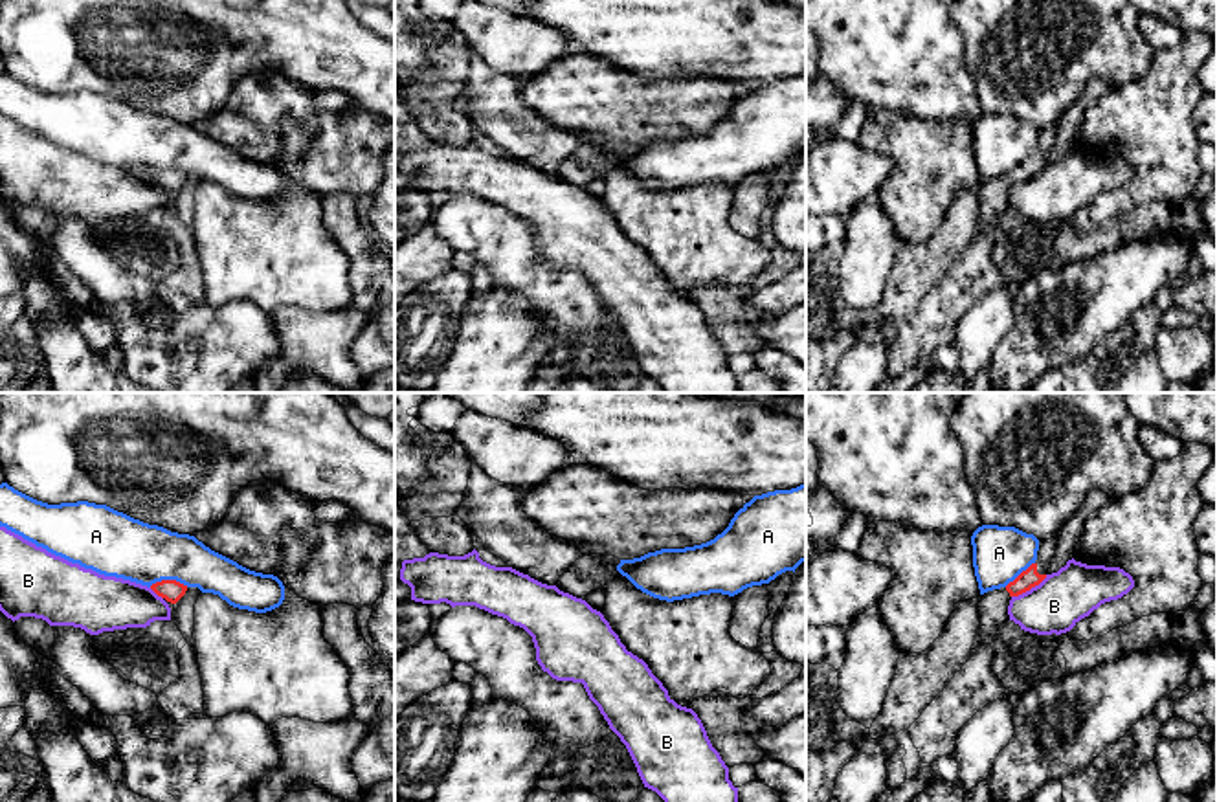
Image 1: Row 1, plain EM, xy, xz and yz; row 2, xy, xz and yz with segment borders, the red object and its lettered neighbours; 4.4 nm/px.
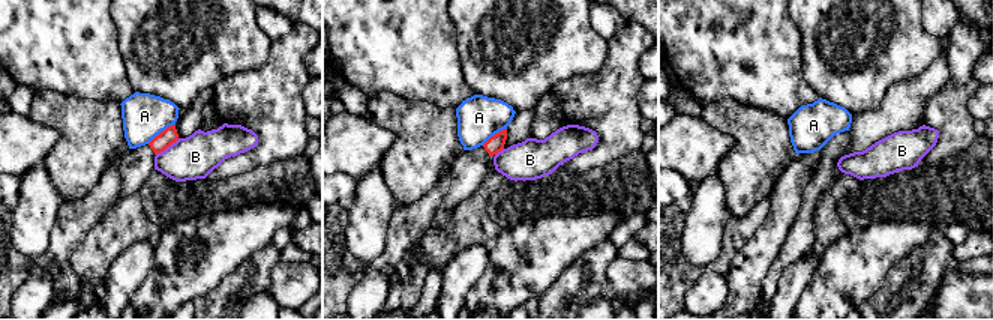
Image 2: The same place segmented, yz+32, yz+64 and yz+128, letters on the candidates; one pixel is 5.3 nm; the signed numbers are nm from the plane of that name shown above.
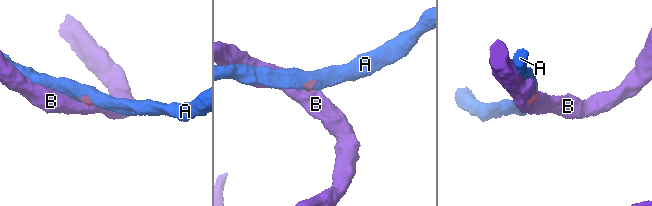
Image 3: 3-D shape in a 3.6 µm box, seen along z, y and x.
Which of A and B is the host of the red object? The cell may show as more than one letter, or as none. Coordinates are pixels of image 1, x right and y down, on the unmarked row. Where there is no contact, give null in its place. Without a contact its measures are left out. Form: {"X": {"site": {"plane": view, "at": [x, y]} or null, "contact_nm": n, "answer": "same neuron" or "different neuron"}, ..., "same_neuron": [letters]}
{"A": {"site": {"plane": "xy", "at": [169, 169]}, "contact_nm": 180, "answer": "different neuron"}, "B": {"site": {"plane": "yz", "at": [1028, 178]}, "contact_nm": 190, "answer": "different neuron"}, "same_neuron": []}

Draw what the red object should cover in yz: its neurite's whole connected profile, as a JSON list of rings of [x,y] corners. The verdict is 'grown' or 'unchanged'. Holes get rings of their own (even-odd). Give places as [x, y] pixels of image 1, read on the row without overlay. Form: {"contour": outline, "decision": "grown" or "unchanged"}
{"contour": [[[1059,125],[1039,130],[1037,149],[1026,160],[1006,176],[978,185],[980,226],[984,233],[991,233],[999,217],[1010,209],[1010,189],[1039,174],[1046,167],[1057,132]]], "decision": "grown"}

